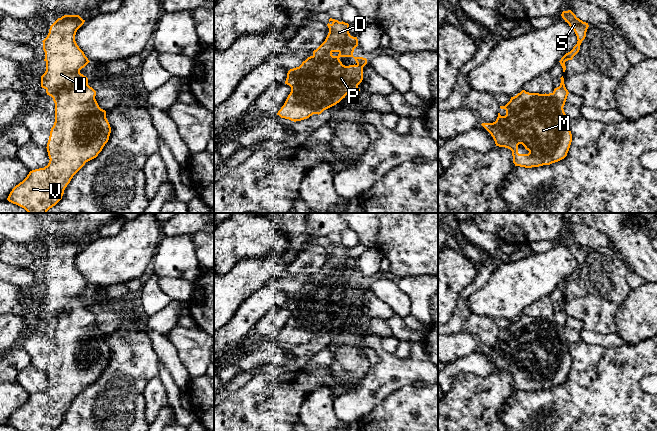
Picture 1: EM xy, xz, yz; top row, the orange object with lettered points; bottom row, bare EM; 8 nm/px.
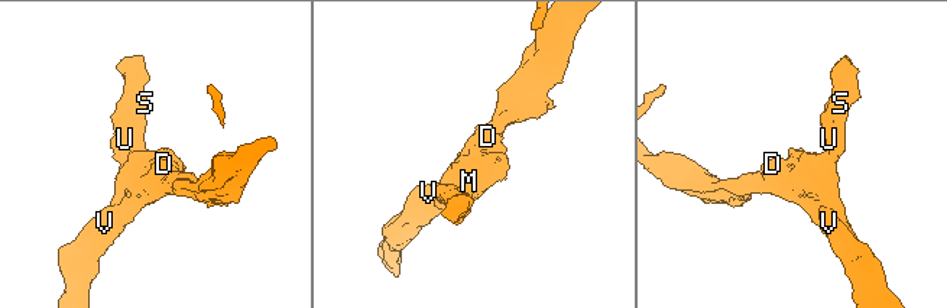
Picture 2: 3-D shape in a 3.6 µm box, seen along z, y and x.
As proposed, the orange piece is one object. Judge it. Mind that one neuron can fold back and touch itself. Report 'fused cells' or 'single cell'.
single cell

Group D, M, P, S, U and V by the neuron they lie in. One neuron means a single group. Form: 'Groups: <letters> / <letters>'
Groups: D M P S U V

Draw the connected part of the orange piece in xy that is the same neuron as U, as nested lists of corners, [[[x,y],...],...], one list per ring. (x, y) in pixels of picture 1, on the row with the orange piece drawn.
[[[64,15],[50,26],[47,37],[42,41],[46,71],[41,76],[41,87],[55,103],[55,122],[46,147],[50,160],[44,168],[30,171],[7,198],[28,213],[47,213],[55,206],[73,176],[86,162],[96,158],[109,140],[111,127],[106,111],[99,107],[96,91],[88,85],[88,78],[80,73],[90,62],[75,41],[76,32],[84,22],[79,15]]]

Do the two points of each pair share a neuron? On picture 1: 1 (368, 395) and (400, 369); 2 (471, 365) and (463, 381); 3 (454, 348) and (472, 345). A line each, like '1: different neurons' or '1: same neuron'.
1: same neuron
2: different neurons
3: same neuron

